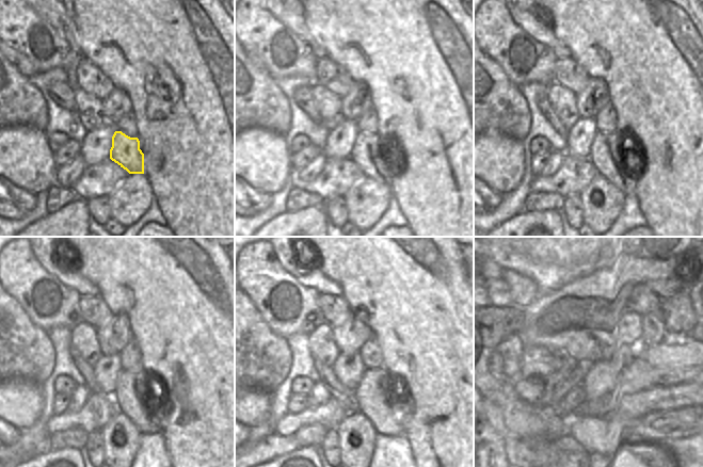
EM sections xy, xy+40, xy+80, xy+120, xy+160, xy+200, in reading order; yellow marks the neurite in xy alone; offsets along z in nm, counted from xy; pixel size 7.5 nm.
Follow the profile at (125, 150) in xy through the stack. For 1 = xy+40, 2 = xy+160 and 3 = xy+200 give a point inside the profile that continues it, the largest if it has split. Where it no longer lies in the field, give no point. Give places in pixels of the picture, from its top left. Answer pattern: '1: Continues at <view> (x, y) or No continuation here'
1: Continues at xy+40 (365, 154)
2: Continues at xy+160 (381, 396)
3: Continues at xy+200 (629, 405).

